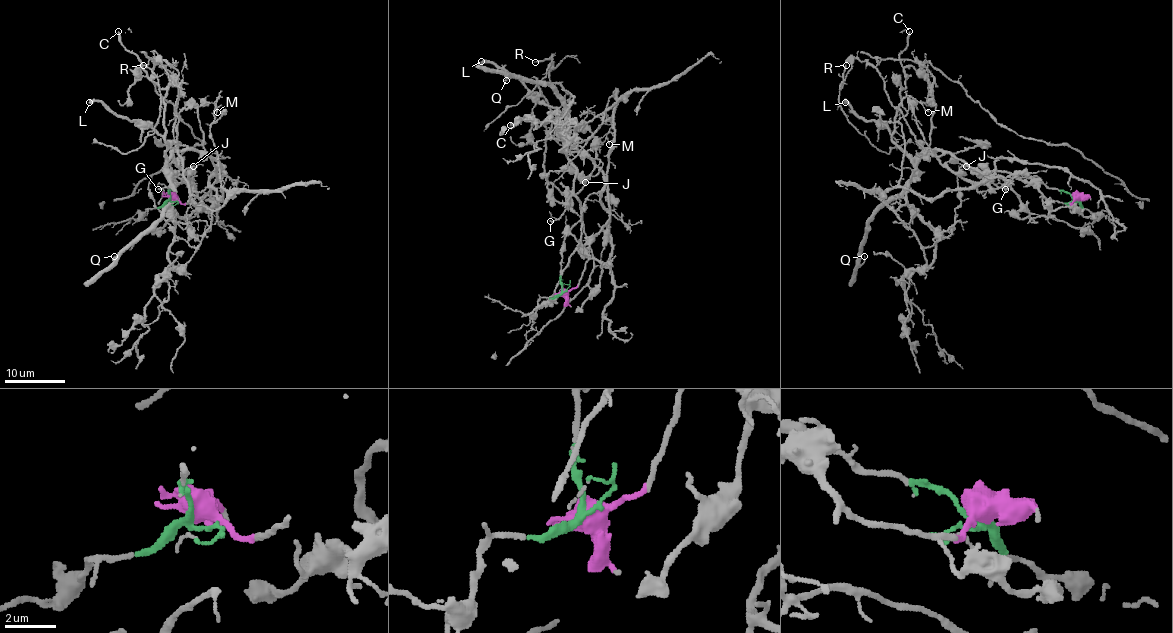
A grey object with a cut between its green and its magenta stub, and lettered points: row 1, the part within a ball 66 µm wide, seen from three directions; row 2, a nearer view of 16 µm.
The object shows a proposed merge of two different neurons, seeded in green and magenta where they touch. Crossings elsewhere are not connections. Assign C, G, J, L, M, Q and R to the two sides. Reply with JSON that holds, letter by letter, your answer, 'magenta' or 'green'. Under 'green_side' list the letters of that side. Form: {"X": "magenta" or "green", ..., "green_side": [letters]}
{"C": "magenta", "G": "magenta", "J": "magenta", "L": "magenta", "M": "green", "Q": "magenta", "R": "magenta", "green_side": ["M"]}

